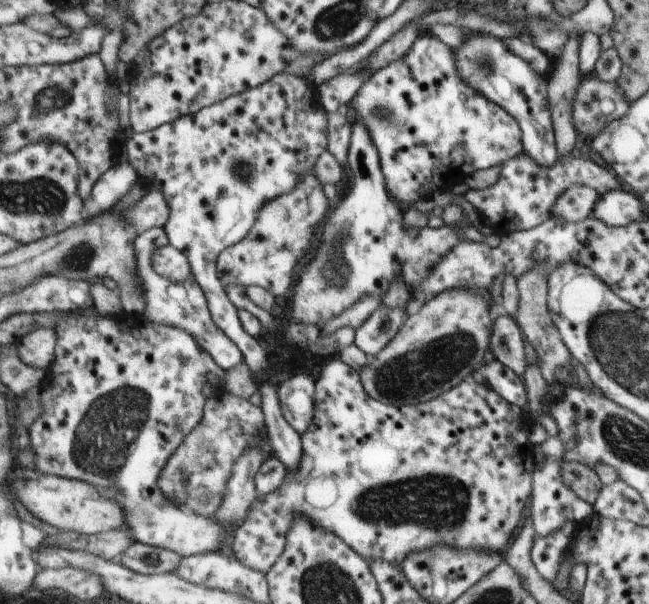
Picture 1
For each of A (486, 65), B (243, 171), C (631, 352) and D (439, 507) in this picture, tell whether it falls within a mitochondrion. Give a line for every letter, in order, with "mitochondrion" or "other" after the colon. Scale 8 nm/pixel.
A: mitochondrion
B: mitochondrion
C: mitochondrion
D: mitochondrion

